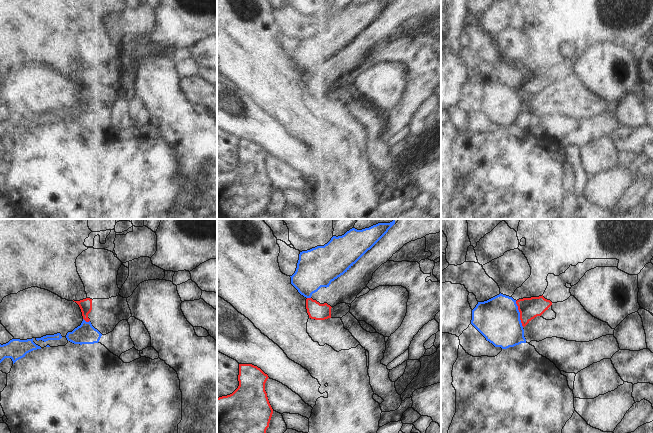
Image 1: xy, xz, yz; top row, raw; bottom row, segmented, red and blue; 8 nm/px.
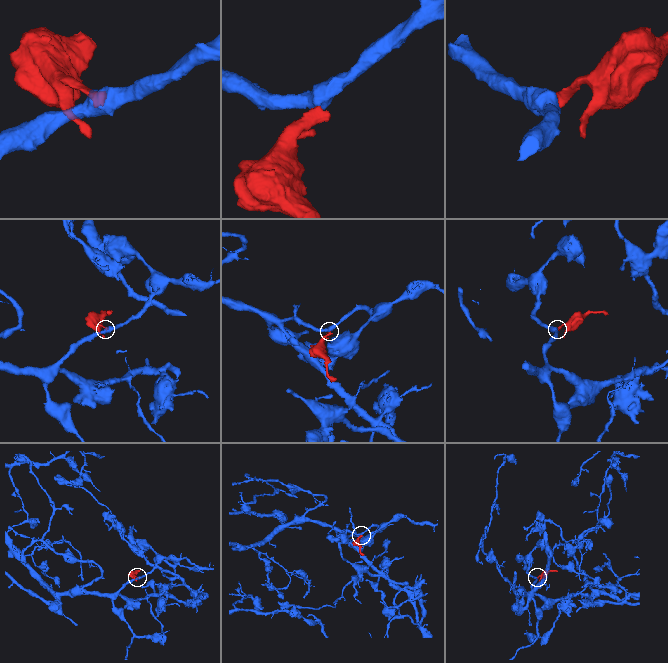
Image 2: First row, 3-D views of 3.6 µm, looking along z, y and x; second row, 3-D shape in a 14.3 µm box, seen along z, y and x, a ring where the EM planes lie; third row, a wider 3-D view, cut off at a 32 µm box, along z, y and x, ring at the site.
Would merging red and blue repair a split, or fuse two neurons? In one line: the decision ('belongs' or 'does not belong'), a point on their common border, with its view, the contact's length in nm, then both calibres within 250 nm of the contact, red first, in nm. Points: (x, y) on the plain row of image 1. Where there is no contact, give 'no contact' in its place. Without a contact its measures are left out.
does not belong | yz (520, 90) | 220 nm | 170/360 nm

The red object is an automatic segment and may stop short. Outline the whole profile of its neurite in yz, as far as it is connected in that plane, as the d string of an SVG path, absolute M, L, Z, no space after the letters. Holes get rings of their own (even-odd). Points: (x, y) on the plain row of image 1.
M542 72L523 74L516 77L520 88L522 102L525 103L532 95L541 92L552 81L550 76Z

